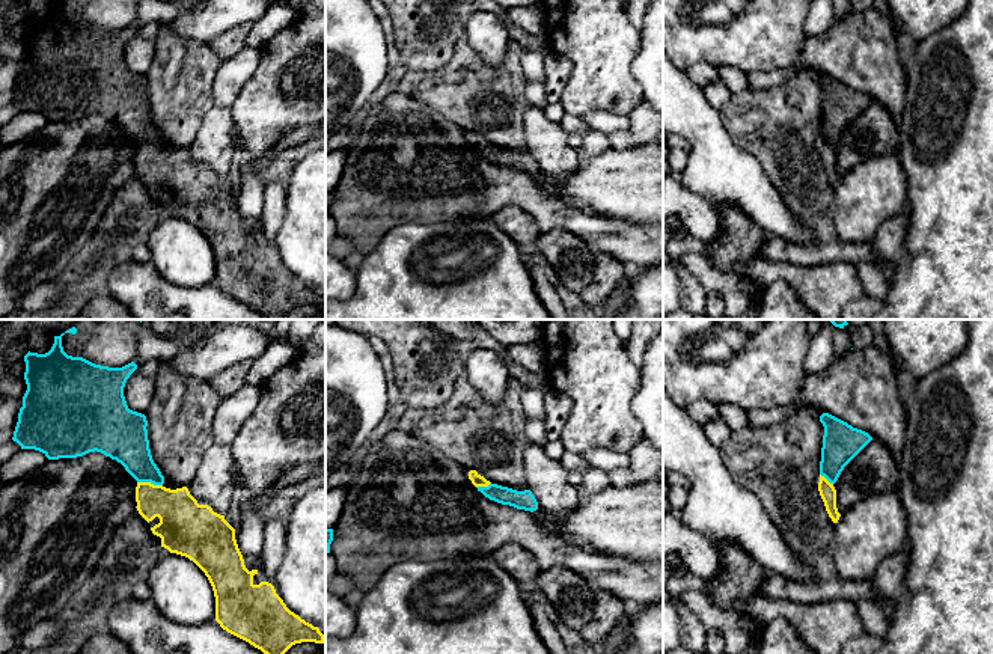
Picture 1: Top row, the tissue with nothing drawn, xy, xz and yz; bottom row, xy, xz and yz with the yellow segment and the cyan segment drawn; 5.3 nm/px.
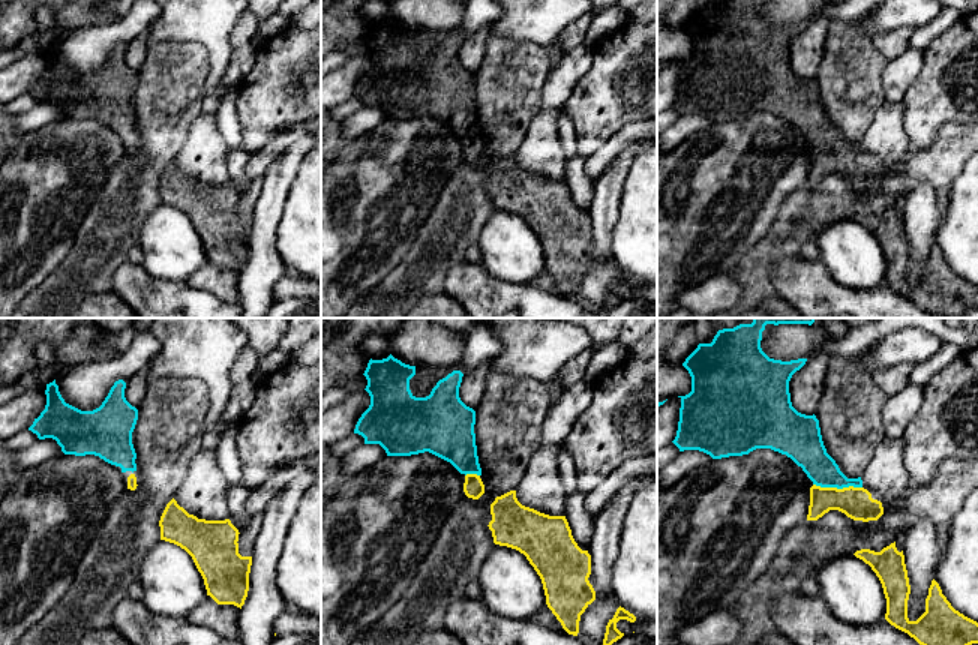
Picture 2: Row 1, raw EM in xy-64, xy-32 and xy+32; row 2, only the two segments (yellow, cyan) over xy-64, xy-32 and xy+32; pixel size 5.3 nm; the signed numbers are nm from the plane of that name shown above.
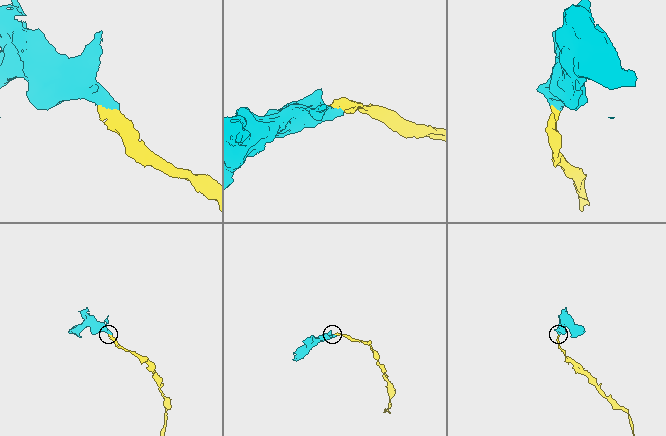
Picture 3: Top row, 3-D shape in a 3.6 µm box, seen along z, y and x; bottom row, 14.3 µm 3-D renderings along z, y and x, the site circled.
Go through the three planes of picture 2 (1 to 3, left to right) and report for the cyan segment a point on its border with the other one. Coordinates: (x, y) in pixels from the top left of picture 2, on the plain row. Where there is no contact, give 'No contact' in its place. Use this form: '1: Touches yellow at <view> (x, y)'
1: No contact
2: Touches yellow at xy-32 (471, 138)
3: Touches yellow at xy+32 (836, 152)

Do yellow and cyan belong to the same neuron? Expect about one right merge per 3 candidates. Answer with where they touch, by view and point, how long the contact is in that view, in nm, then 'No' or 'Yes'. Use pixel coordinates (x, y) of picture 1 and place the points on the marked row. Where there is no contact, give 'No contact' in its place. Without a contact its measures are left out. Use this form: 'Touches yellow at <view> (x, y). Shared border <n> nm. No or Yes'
Touches yellow at xy (149, 482). Shared border 140 nm. Yes

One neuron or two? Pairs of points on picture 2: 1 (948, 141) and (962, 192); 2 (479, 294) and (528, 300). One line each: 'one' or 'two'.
1: two
2: one

